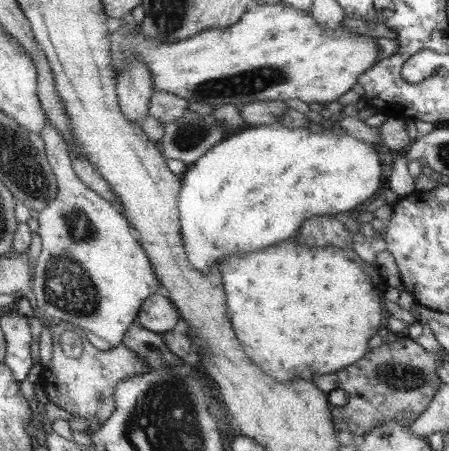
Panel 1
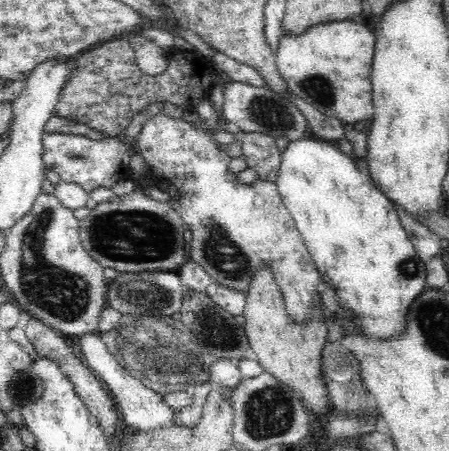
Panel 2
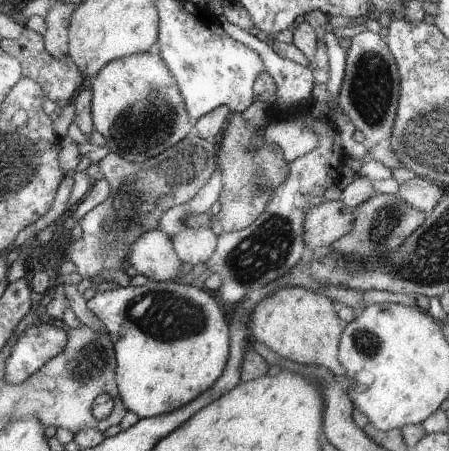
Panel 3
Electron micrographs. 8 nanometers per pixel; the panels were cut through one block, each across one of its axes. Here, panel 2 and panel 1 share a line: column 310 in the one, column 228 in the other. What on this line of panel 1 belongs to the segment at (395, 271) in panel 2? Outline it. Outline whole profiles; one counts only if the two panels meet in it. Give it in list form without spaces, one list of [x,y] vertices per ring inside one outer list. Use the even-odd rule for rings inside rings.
[[[255,126],[255,128],[245,128],[241,132],[229,134],[223,142],[211,146],[195,164],[187,166],[187,170],[181,174],[181,192],[179,192],[179,224],[181,224],[181,240],[185,240],[185,254],[189,256],[189,264],[193,264],[193,270],[205,274],[209,272],[211,266],[221,264],[227,254],[253,254],[259,250],[267,250],[273,246],[279,246],[287,240],[295,240],[301,224],[307,218],[313,216],[331,216],[335,212],[351,212],[357,208],[357,204],[365,202],[371,198],[379,184],[381,184],[381,164],[377,158],[377,150],[353,136],[345,134],[331,134],[331,126],[327,128],[283,128],[283,126]]]

